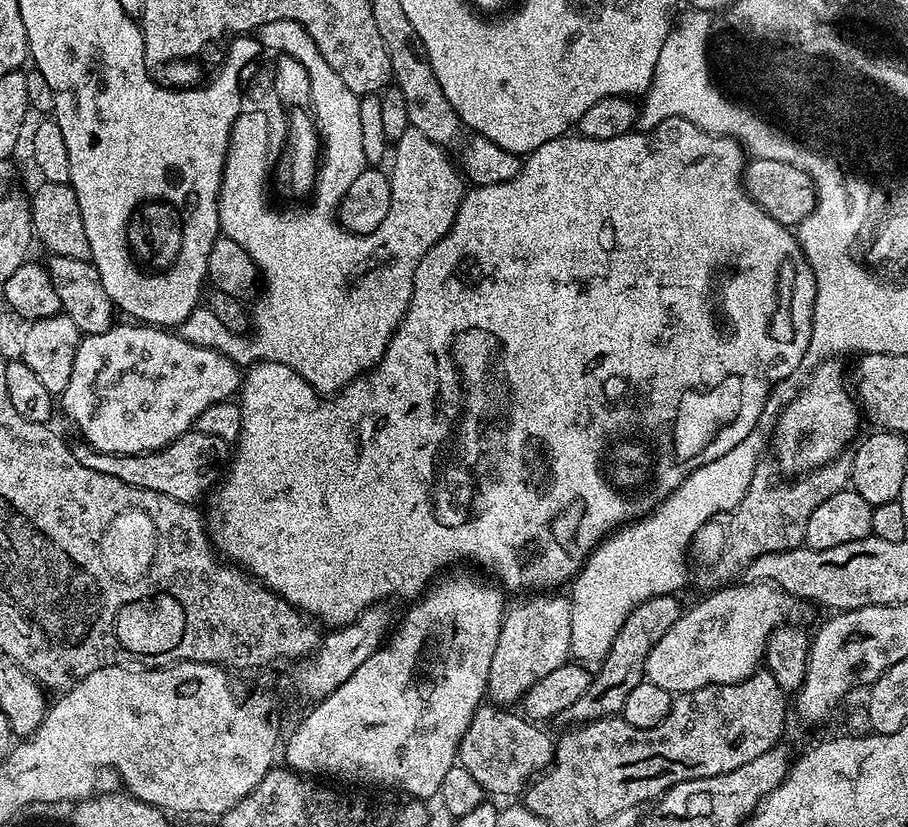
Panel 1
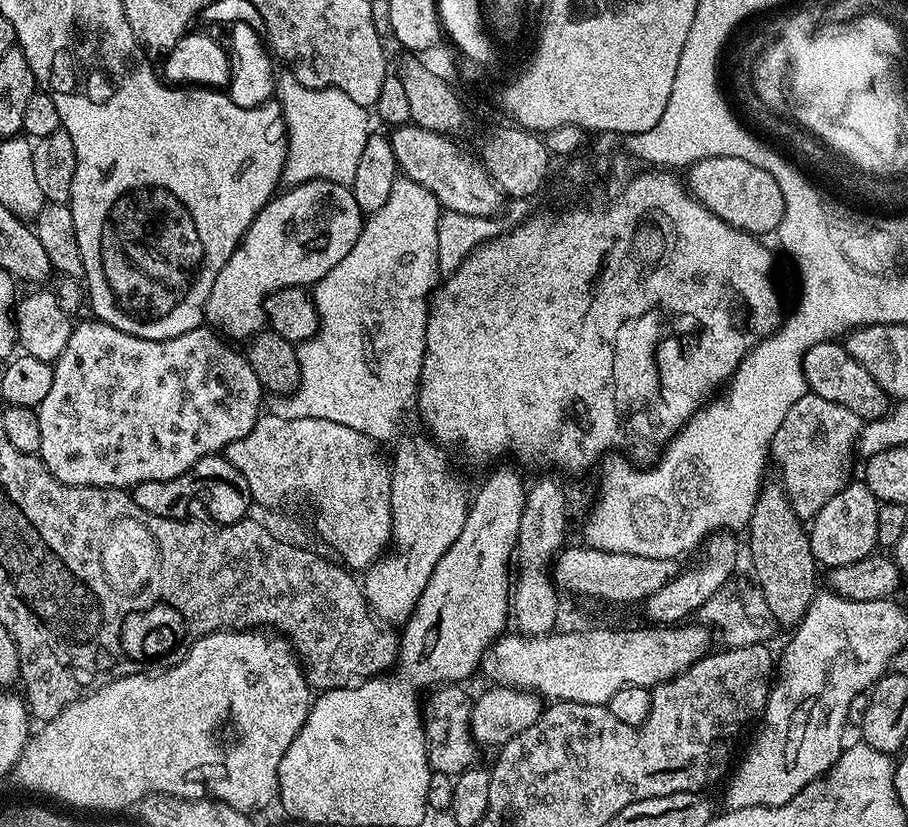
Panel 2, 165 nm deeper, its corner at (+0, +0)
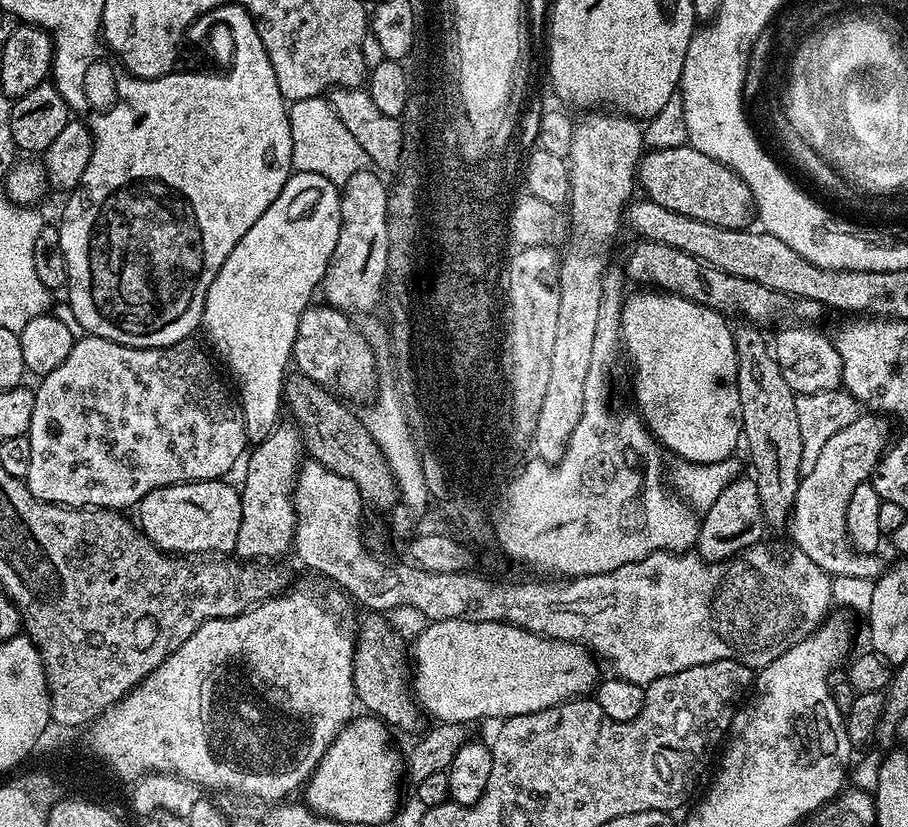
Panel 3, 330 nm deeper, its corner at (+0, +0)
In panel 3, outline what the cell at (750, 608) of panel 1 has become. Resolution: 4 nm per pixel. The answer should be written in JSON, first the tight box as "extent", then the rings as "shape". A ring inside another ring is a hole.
{"extent":[410,620,602,725],"shape":[[[433,620],[420,632],[420,637],[416,640],[416,645],[411,645],[410,660],[416,663],[416,673],[411,673],[410,688],[414,693],[414,699],[421,709],[429,717],[433,716],[433,721],[442,724],[463,724],[471,725],[471,720],[496,720],[507,718],[509,716],[521,716],[522,714],[530,714],[538,710],[546,710],[553,708],[555,704],[563,704],[566,700],[583,697],[585,694],[591,693],[595,689],[598,681],[601,679],[602,673],[596,669],[598,660],[592,655],[587,648],[581,644],[571,644],[570,642],[562,642],[561,640],[551,640],[545,636],[534,634],[525,628],[519,628],[513,624],[502,620],[487,620],[486,622],[470,622],[469,620]]]}

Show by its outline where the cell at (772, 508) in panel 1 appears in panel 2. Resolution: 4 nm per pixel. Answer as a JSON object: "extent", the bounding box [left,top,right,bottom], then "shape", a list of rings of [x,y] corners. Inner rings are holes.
{"extent":[770,394,861,521],"shape":[[[809,394],[790,406],[790,414],[786,414],[772,439],[770,460],[780,471],[779,483],[800,521],[811,521],[849,483],[848,471],[852,468],[861,427],[861,418],[854,410],[846,410],[846,406],[838,406],[838,402],[826,398]]]}

